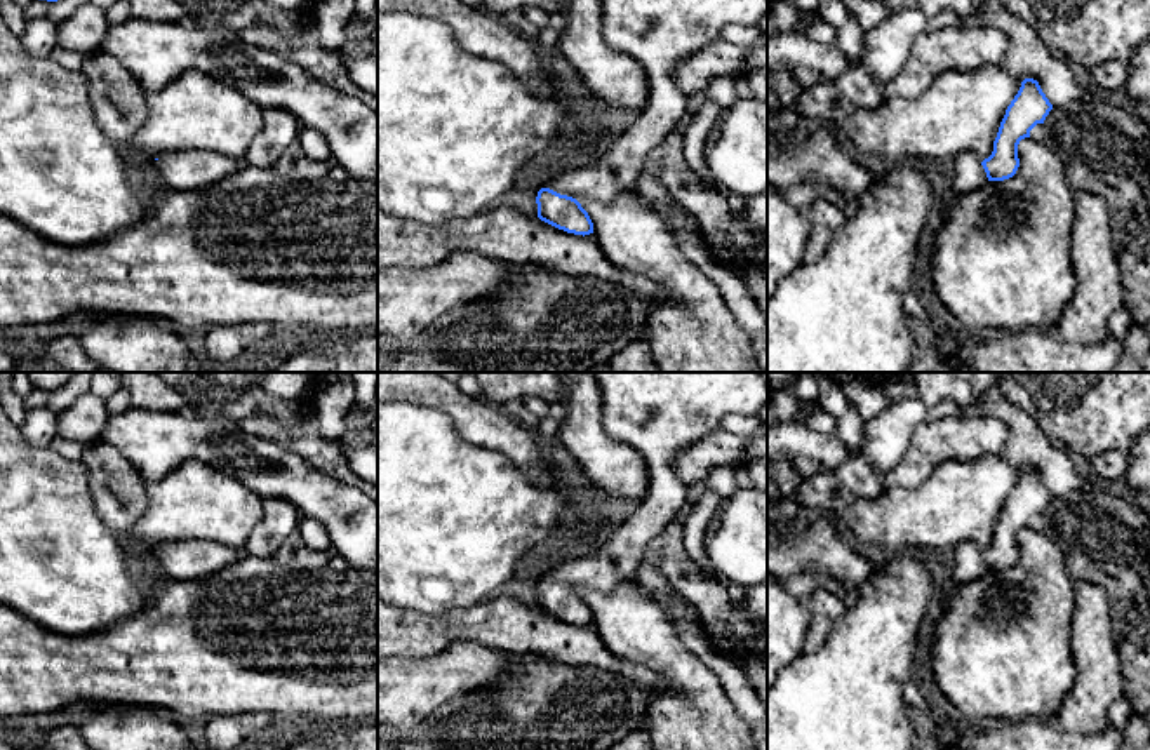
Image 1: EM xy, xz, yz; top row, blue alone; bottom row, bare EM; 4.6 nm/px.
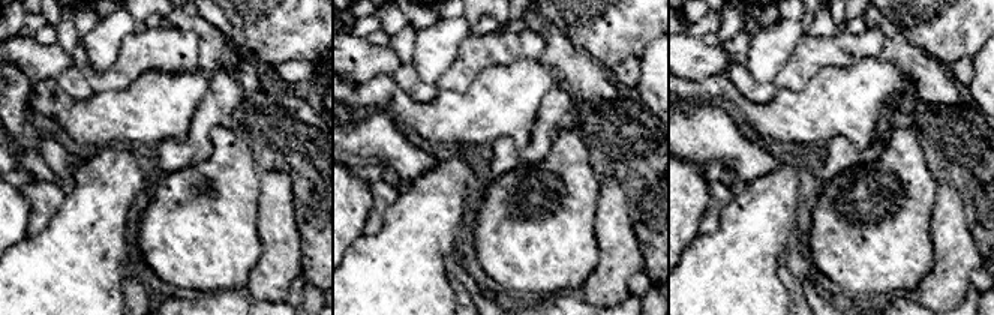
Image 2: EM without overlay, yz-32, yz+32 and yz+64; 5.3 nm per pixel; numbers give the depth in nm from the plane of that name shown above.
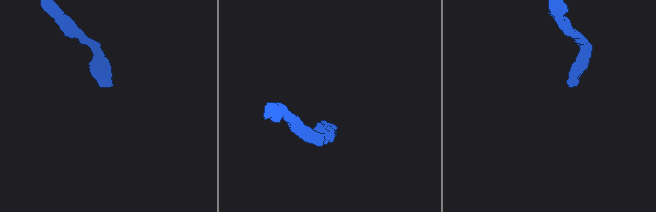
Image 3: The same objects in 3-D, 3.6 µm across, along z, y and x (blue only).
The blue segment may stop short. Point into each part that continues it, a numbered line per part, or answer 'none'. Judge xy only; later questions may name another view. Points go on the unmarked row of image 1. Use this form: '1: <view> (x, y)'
none

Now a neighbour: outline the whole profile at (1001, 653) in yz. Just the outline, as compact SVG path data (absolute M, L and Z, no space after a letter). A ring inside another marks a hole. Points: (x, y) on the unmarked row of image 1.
M1025 527L1020 557L1004 571L957 585L945 595L945 613L933 640L933 673L941 693L976 724L1020 722L1058 715L1073 686L1070 653L1073 581L1061 548L1047 534Z

